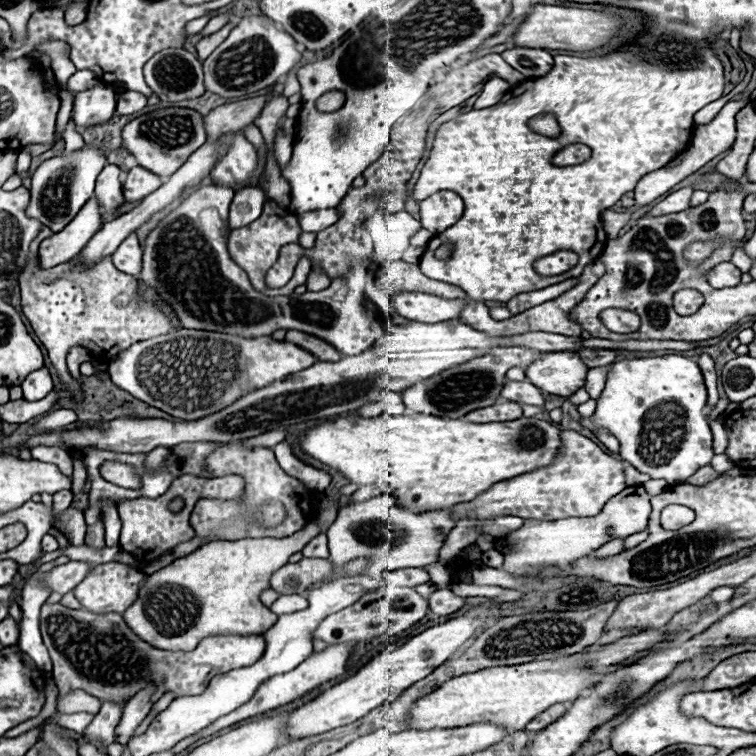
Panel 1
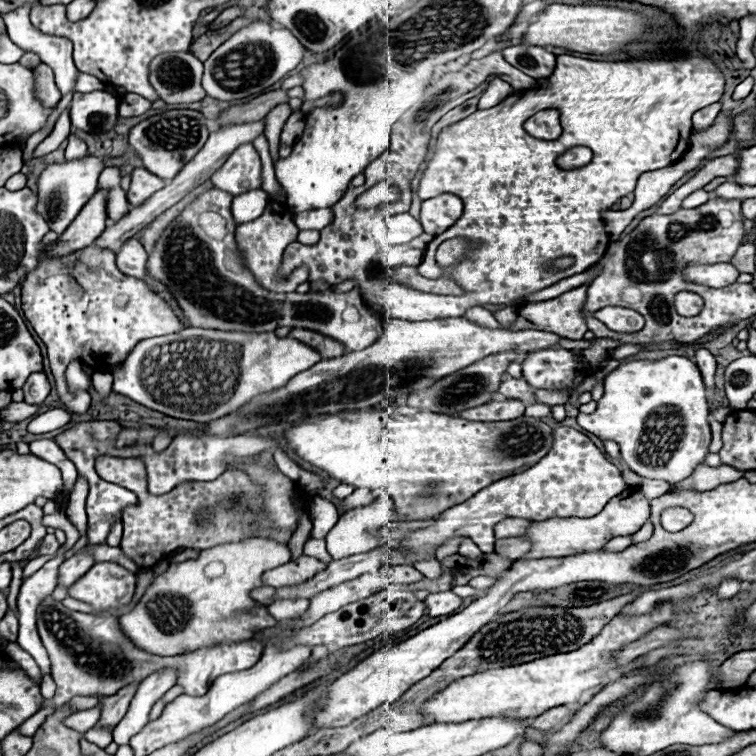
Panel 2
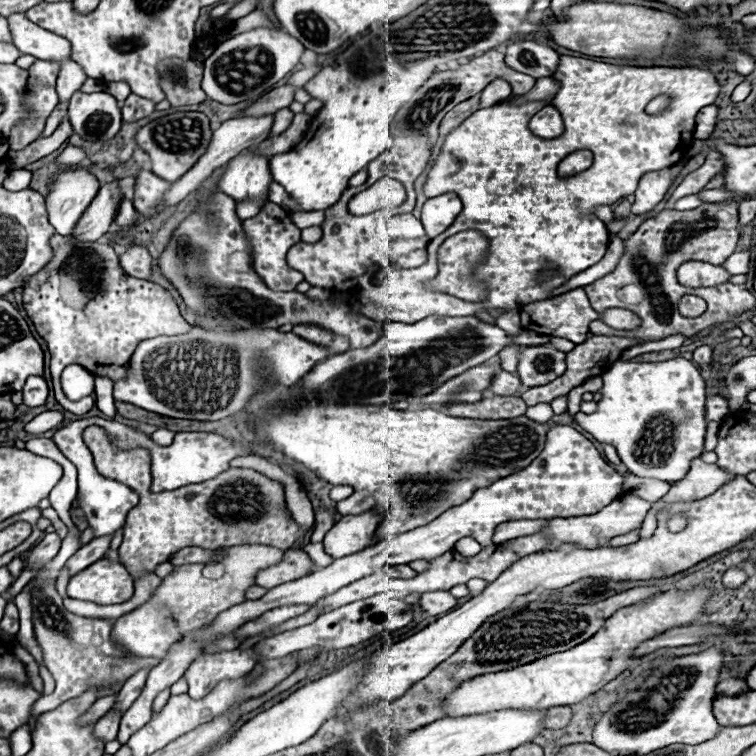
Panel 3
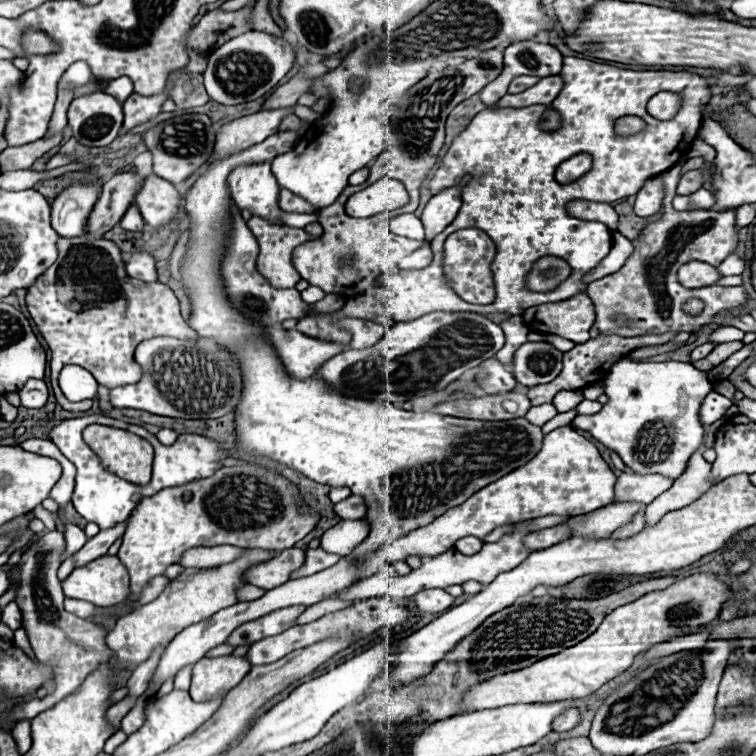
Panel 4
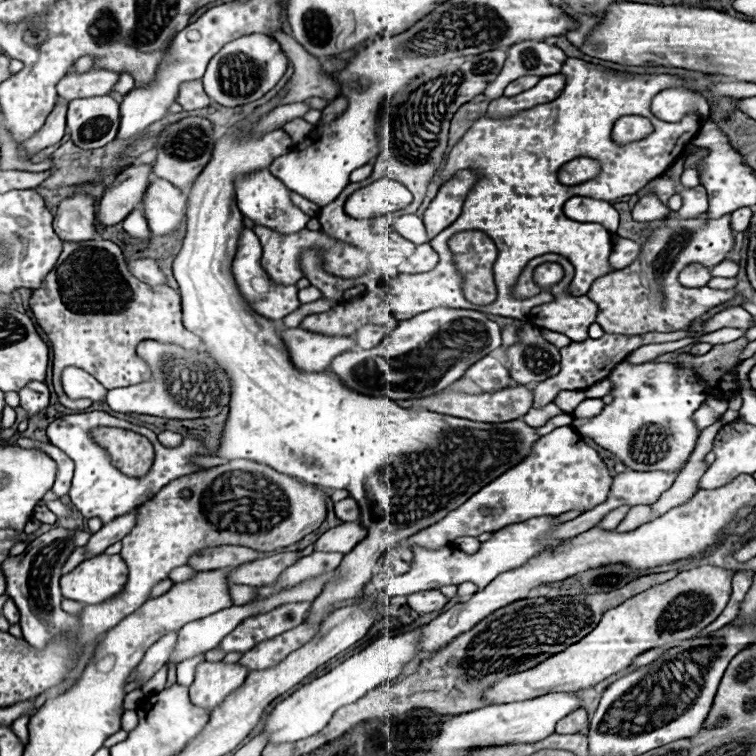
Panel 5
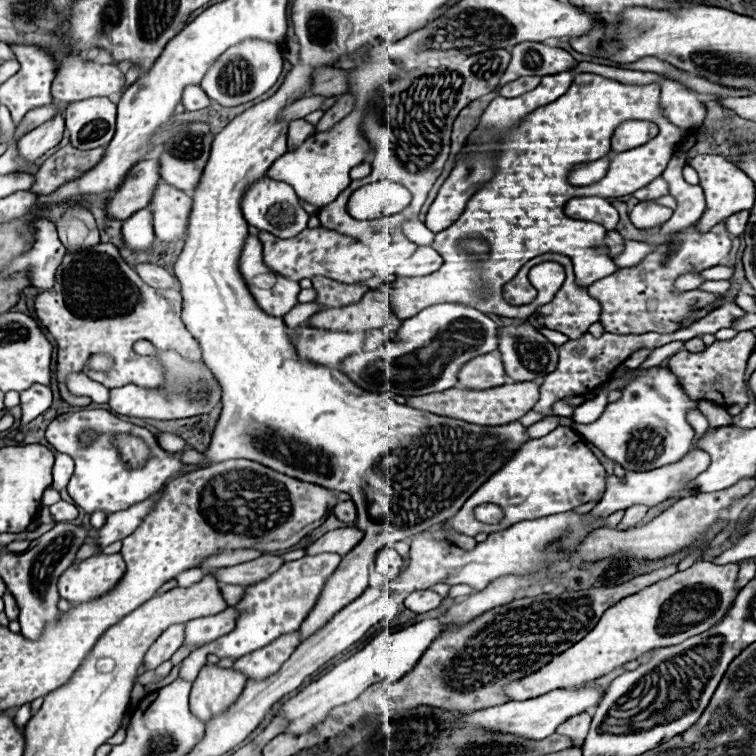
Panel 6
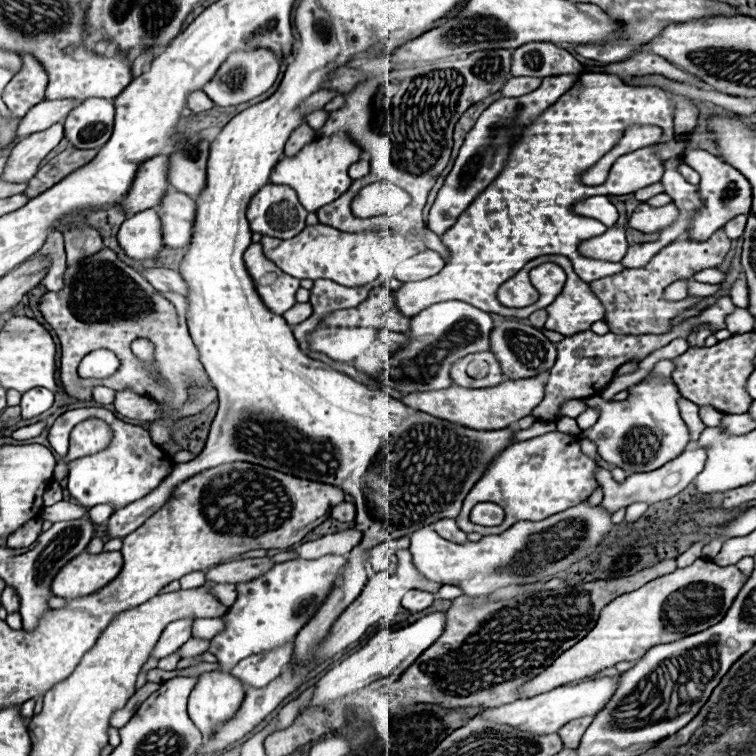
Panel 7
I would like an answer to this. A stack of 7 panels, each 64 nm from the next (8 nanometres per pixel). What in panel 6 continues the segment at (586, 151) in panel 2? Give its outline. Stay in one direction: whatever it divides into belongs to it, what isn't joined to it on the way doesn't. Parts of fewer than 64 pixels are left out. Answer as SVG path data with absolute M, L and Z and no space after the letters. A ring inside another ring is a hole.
M604 156L600 160L594 160L592 164L580 164L570 172L570 182L578 186L594 184L594 180L600 180L606 176L610 164L610 156Z

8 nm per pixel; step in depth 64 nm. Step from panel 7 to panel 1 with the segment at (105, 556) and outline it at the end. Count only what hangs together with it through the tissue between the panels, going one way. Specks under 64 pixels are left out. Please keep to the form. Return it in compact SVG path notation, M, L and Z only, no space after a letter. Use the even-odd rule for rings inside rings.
M106 562L94 566L72 592L94 614L122 614L136 600L142 580L144 574L140 570L120 562Z

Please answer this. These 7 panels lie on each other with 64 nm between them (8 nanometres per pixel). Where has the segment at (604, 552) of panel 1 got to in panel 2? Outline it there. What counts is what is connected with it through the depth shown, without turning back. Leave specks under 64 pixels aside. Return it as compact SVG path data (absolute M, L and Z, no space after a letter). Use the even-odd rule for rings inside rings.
M616 536L616 538L612 538L606 546L604 546L604 550L606 552L618 552L618 550L624 550L624 548L628 548L628 544L632 544L632 536Z

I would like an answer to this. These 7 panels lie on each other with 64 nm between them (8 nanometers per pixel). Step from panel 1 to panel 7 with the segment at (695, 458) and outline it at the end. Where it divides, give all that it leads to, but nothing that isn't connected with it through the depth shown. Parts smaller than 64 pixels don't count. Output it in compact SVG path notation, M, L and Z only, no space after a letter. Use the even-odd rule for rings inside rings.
M670 380L640 382L630 386L628 392L628 398L620 402L604 400L600 396L586 400L588 406L598 410L598 422L588 428L584 436L598 446L602 460L626 470L626 474L650 472L676 458L688 444L688 428L678 410L680 392L676 392L676 386Z

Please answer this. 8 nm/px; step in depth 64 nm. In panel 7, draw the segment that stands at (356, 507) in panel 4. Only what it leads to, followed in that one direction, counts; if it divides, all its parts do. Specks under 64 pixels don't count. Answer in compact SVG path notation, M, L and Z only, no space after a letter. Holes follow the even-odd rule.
M350 502L338 504L336 508L332 508L330 518L338 520L338 522L352 522L352 520L356 518L356 508L354 508L354 504L350 504Z

